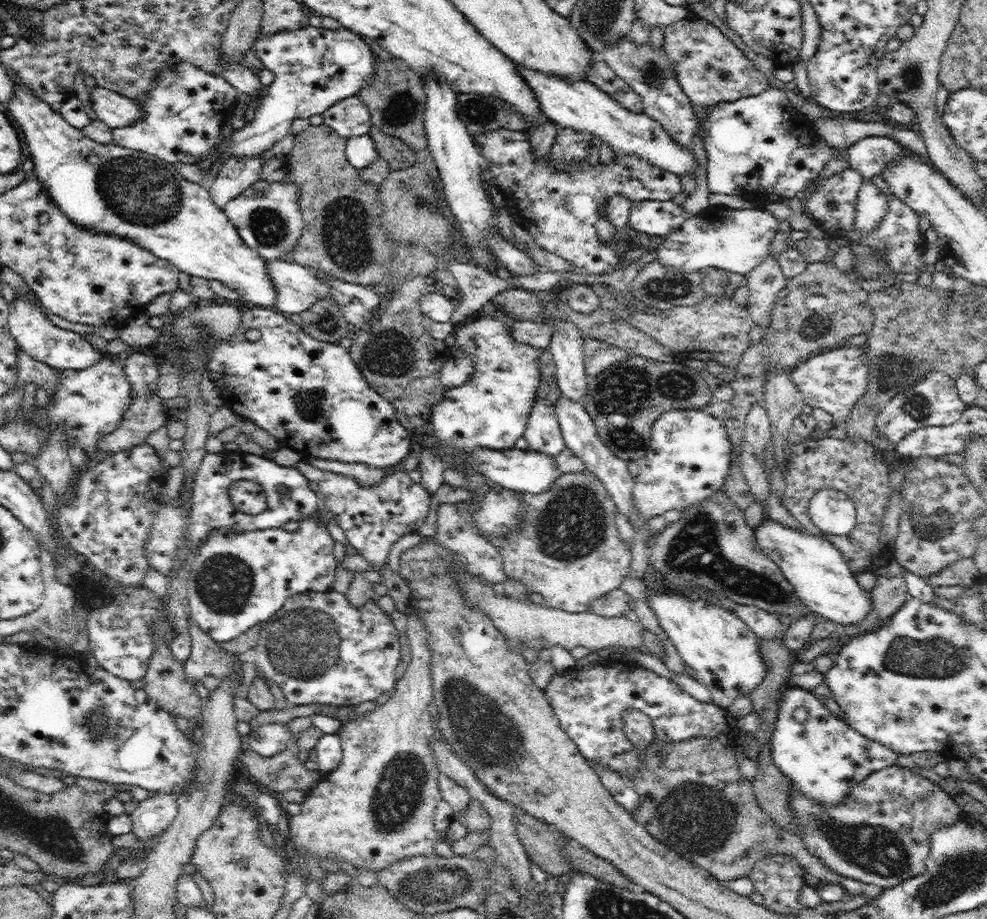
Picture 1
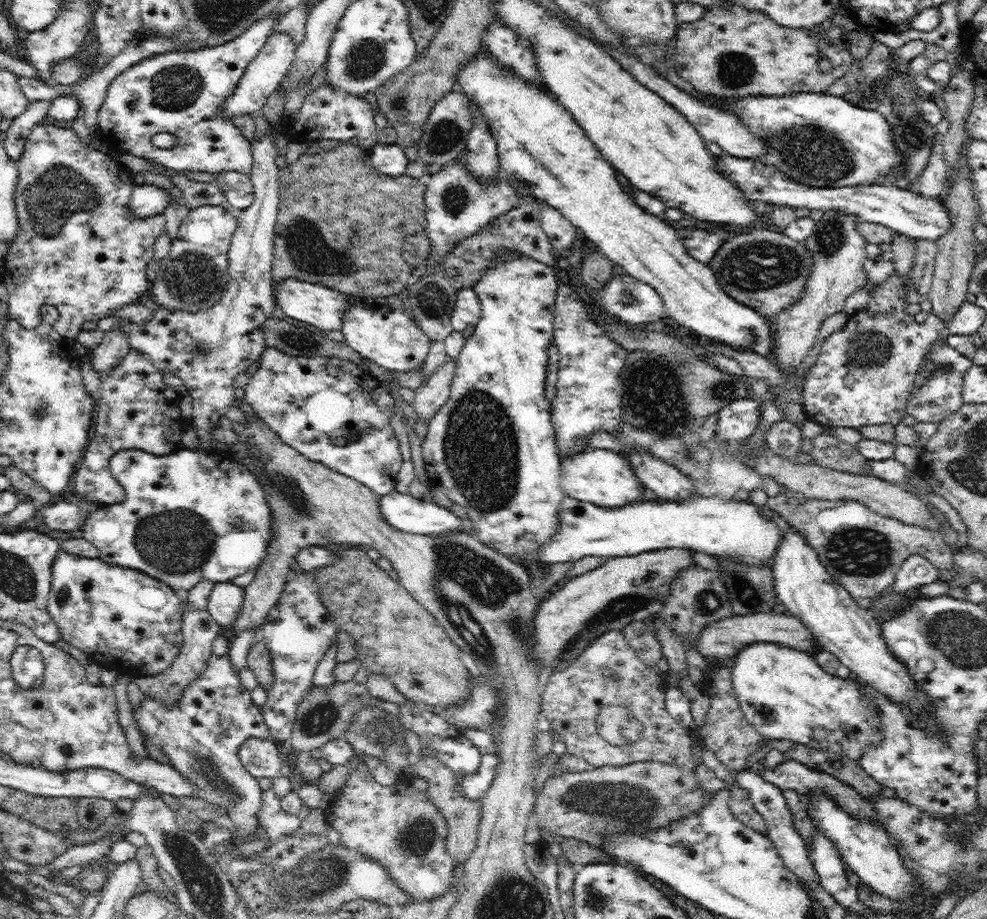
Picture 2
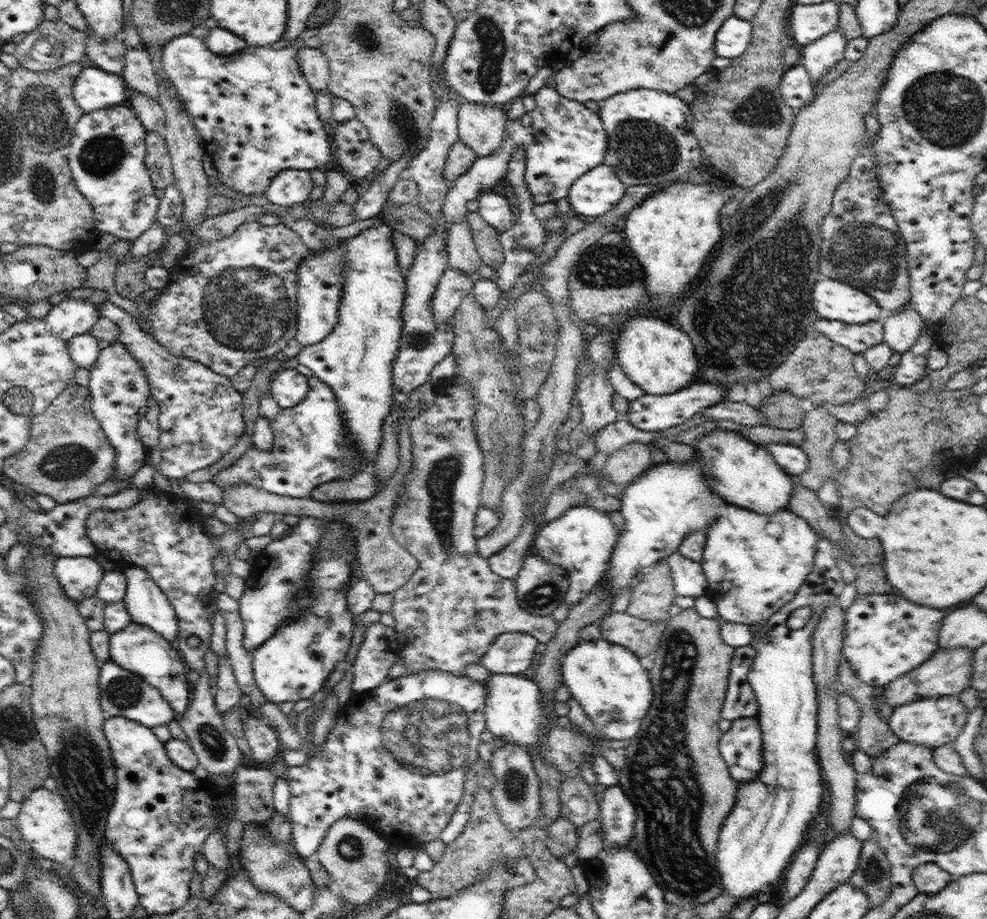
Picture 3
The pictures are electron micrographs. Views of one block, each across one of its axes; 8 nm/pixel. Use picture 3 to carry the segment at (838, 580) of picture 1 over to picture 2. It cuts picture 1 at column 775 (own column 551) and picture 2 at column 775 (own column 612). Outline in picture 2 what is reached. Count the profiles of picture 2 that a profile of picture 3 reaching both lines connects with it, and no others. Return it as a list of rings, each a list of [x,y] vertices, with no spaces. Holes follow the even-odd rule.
[[[699,492],[682,502],[663,498],[638,500],[632,504],[626,502],[618,509],[595,506],[568,495],[560,504],[560,526],[536,556],[538,562],[548,566],[556,562],[580,560],[588,555],[624,557],[662,548],[686,548],[716,558],[730,557],[748,565],[771,566],[784,531],[781,520],[768,521],[760,507],[750,500],[722,500]]]

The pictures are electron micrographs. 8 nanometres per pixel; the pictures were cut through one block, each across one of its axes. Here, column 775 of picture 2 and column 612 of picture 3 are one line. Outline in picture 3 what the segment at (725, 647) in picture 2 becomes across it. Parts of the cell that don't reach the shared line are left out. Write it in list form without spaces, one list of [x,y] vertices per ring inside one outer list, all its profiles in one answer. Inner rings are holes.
[[[626,611],[608,612],[599,622],[602,638],[625,646],[638,658],[658,648],[666,624],[666,621],[654,624],[654,622],[636,618]]]

